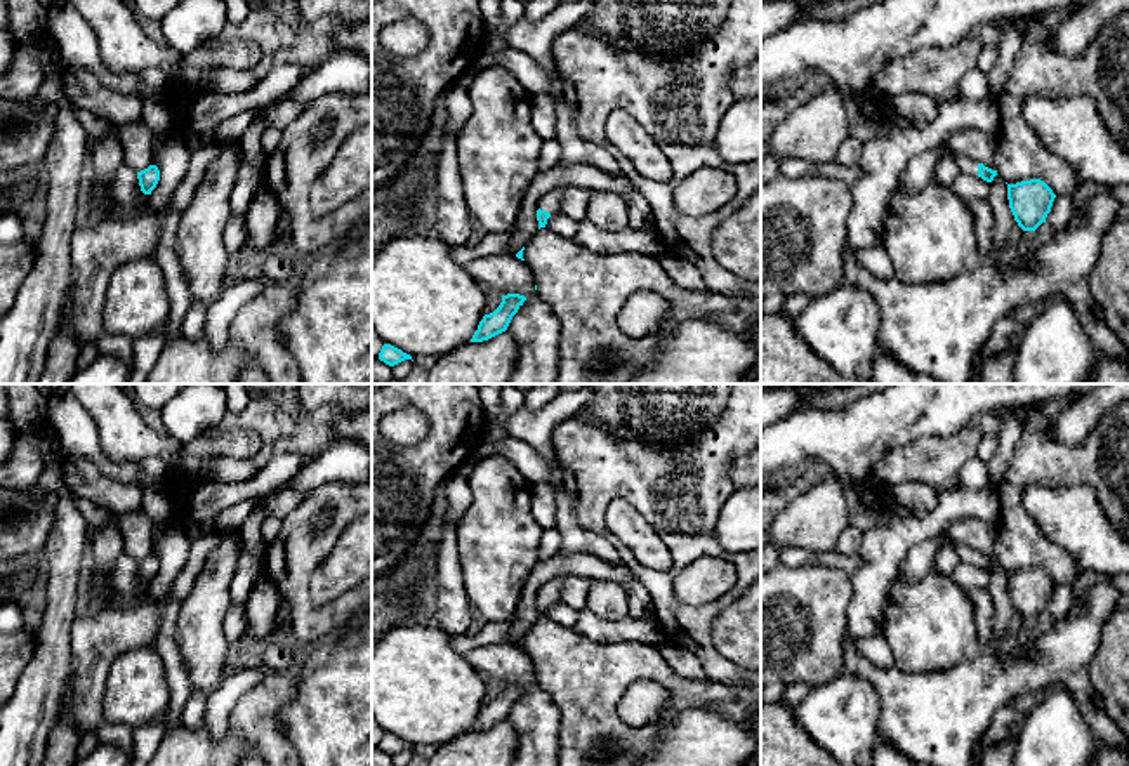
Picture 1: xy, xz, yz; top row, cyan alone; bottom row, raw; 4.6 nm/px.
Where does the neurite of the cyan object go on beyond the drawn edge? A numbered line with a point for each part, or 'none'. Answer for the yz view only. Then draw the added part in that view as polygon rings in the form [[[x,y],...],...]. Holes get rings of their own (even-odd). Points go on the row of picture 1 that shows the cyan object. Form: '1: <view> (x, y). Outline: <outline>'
1: yz (966, 165). Outline: [[[955,153],[950,155],[948,158],[952,158],[957,163],[957,167],[962,174],[978,175],[978,162],[976,160],[961,156]]]

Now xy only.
none

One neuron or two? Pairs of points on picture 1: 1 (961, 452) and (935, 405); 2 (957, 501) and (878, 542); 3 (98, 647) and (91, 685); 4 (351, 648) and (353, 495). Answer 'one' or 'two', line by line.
1: two
2: one
3: one
4: two

